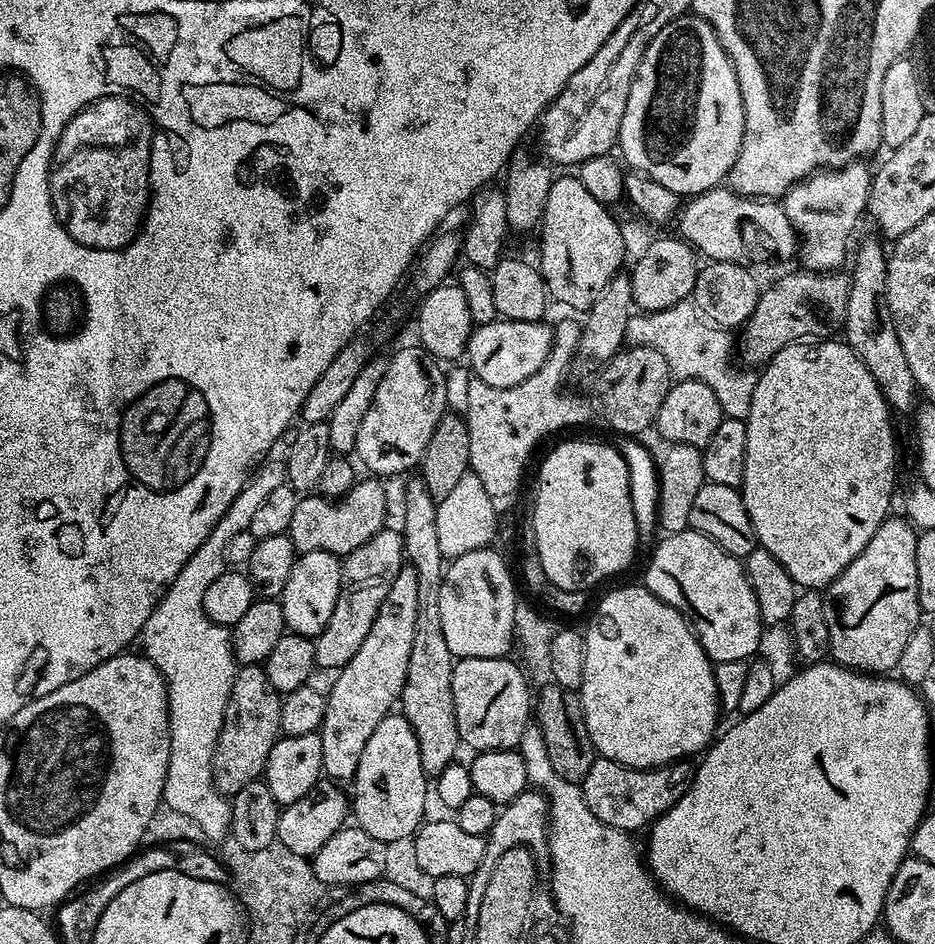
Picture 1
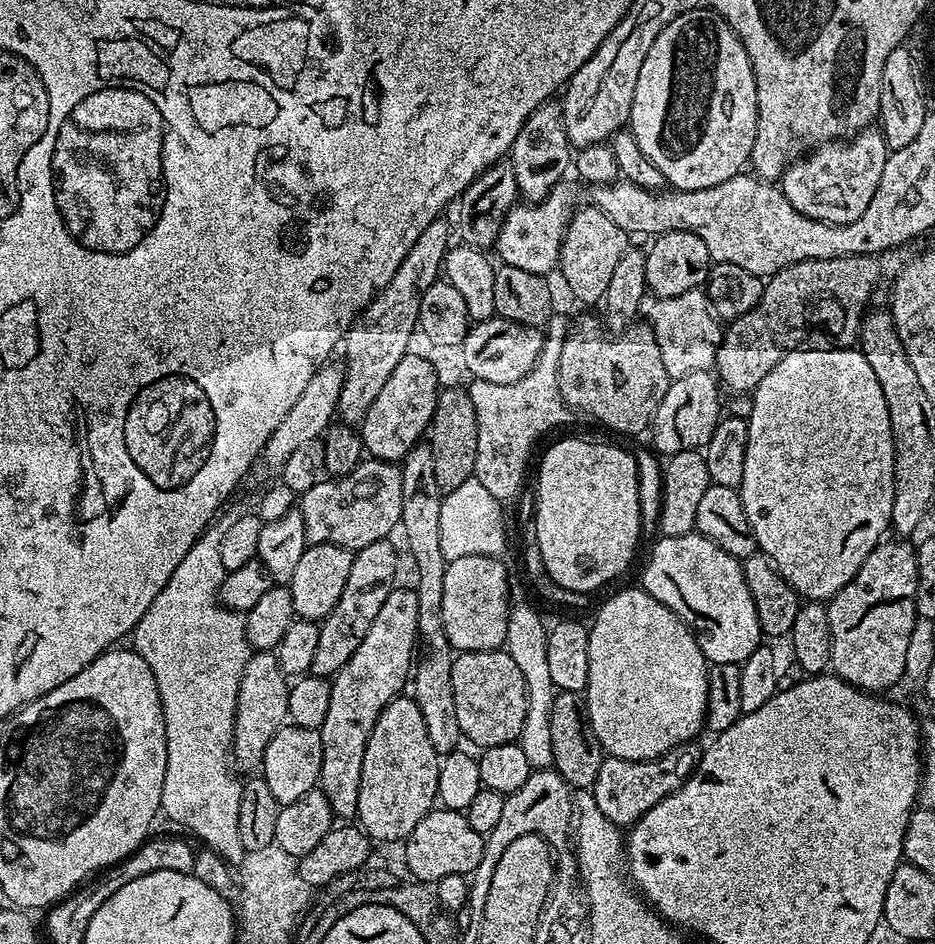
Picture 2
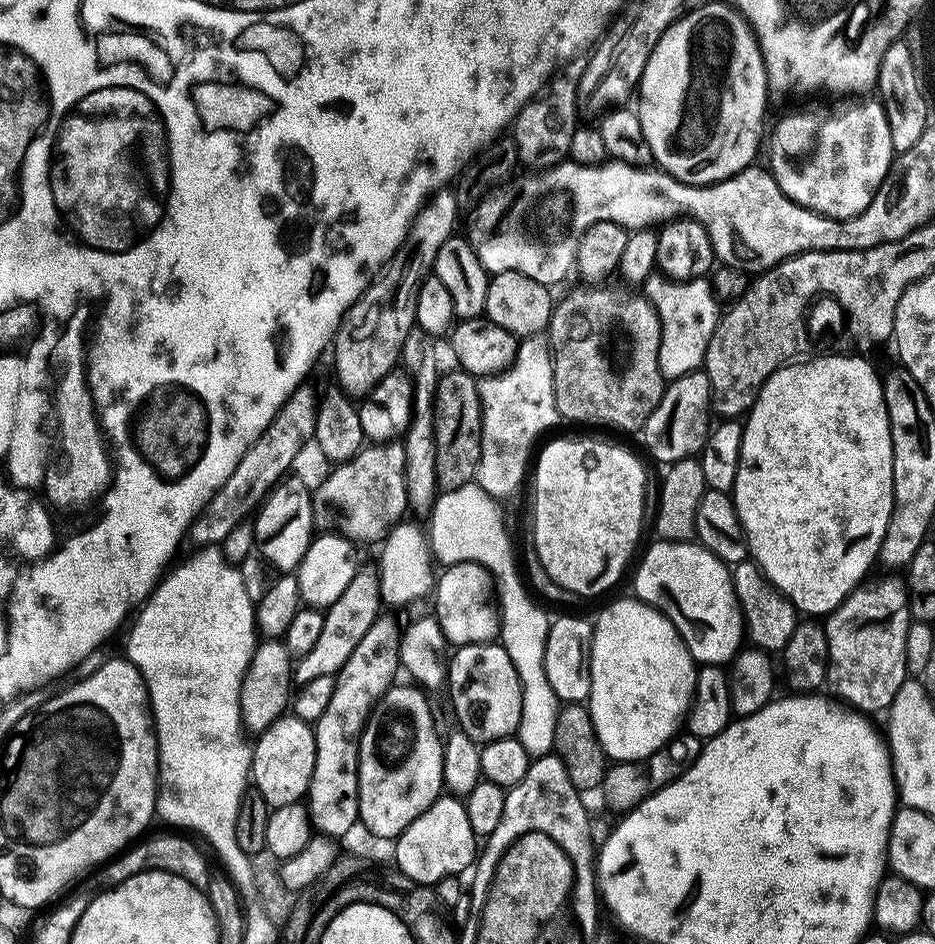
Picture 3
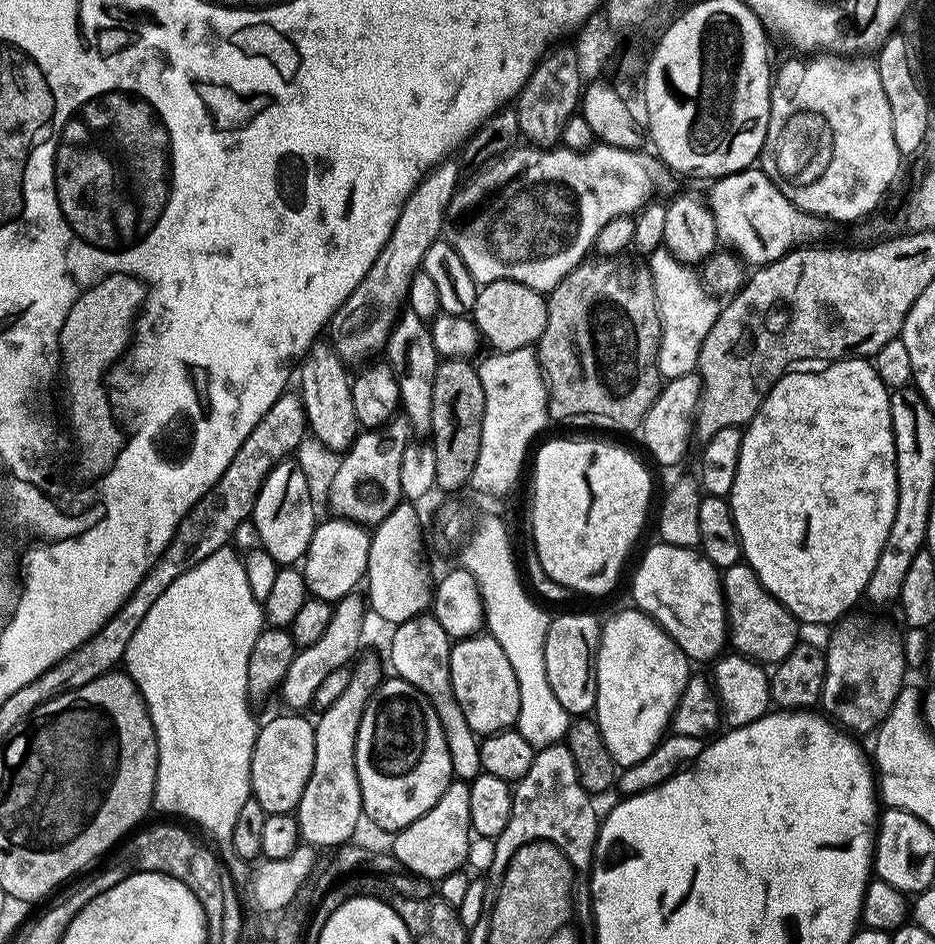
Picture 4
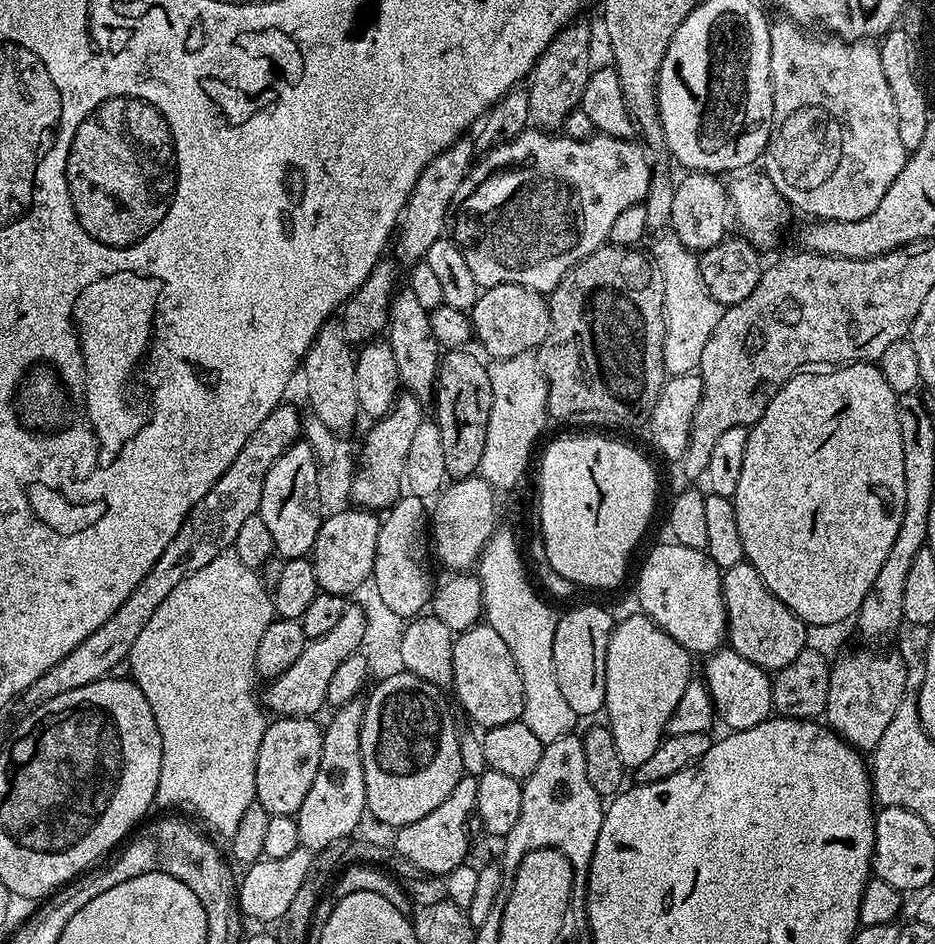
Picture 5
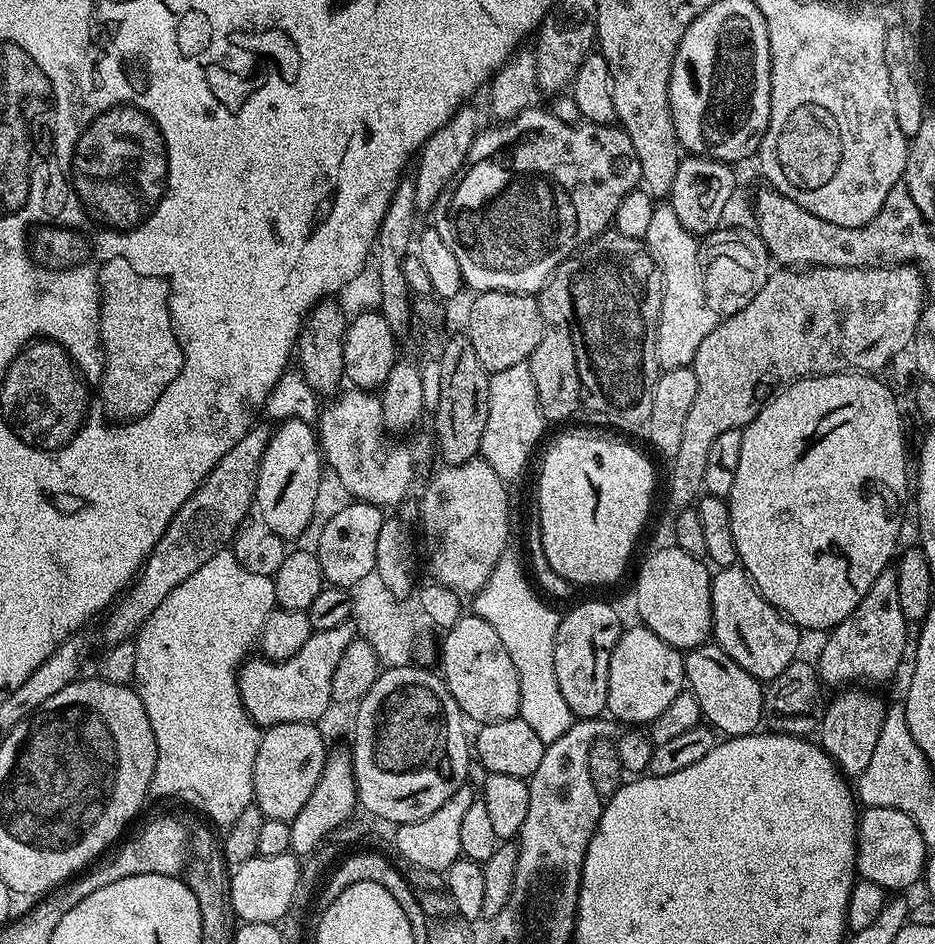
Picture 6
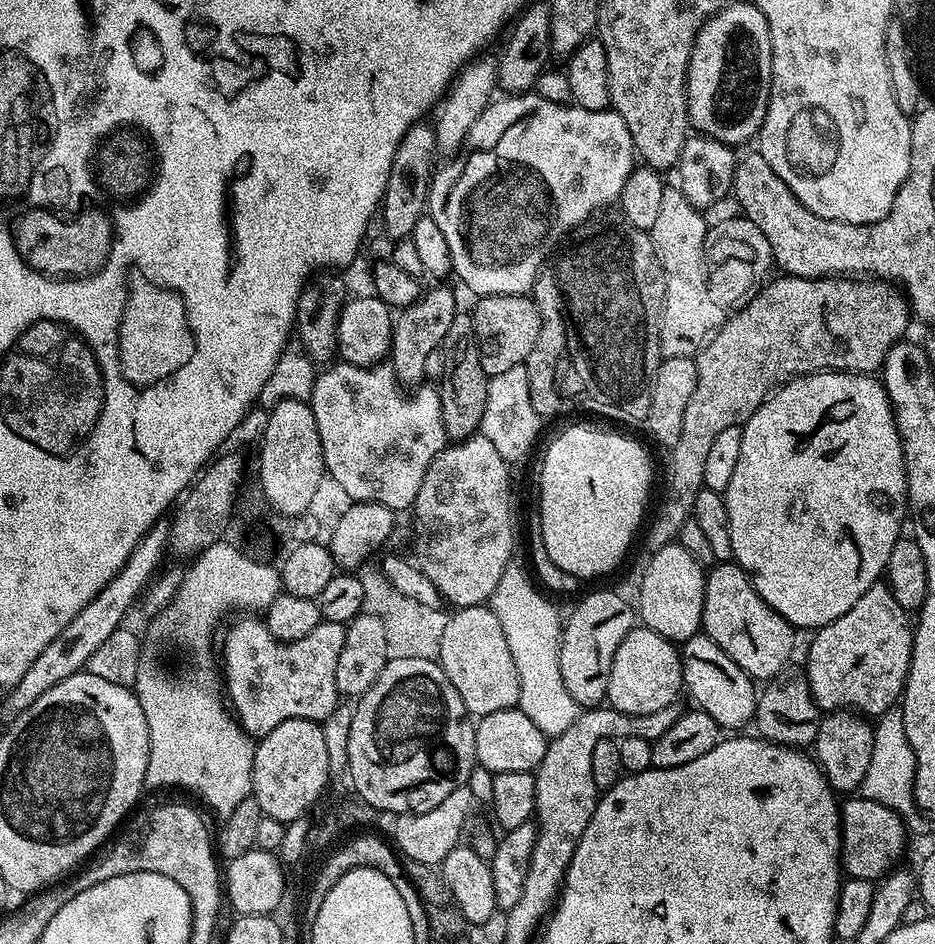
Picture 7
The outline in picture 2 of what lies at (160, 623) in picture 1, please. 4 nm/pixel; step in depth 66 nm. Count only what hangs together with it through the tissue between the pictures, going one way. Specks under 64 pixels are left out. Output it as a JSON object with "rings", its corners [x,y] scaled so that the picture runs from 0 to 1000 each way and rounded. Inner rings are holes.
{"rings":[[[248,538],[241,541],[230,553],[224,555],[213,570],[203,578],[199,591],[190,595],[190,604],[182,608],[182,617],[160,638],[160,646],[152,650],[139,678],[152,698],[160,706],[165,722],[169,722],[171,747],[175,753],[178,769],[178,828],[173,833],[174,863],[181,864],[185,874],[197,872],[212,889],[239,909],[260,908],[263,899],[255,888],[255,850],[258,827],[251,826],[240,810],[246,801],[248,766],[252,763],[252,740],[261,703],[267,694],[265,673],[261,671],[262,654],[256,648],[245,648],[233,639],[235,618],[242,605],[234,586],[234,576],[246,557],[261,547],[262,539]]]}

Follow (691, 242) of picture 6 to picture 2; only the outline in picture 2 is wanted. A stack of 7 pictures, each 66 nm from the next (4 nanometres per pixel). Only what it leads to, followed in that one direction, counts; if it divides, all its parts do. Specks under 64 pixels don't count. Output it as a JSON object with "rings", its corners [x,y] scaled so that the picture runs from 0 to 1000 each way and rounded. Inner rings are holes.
{"rings":[[[749,305],[738,307],[734,311],[725,311],[721,316],[690,313],[684,322],[683,334],[696,347],[704,362],[704,371],[708,371],[708,388],[712,388],[716,399],[755,394],[765,387],[772,343],[759,329],[757,315]]]}

